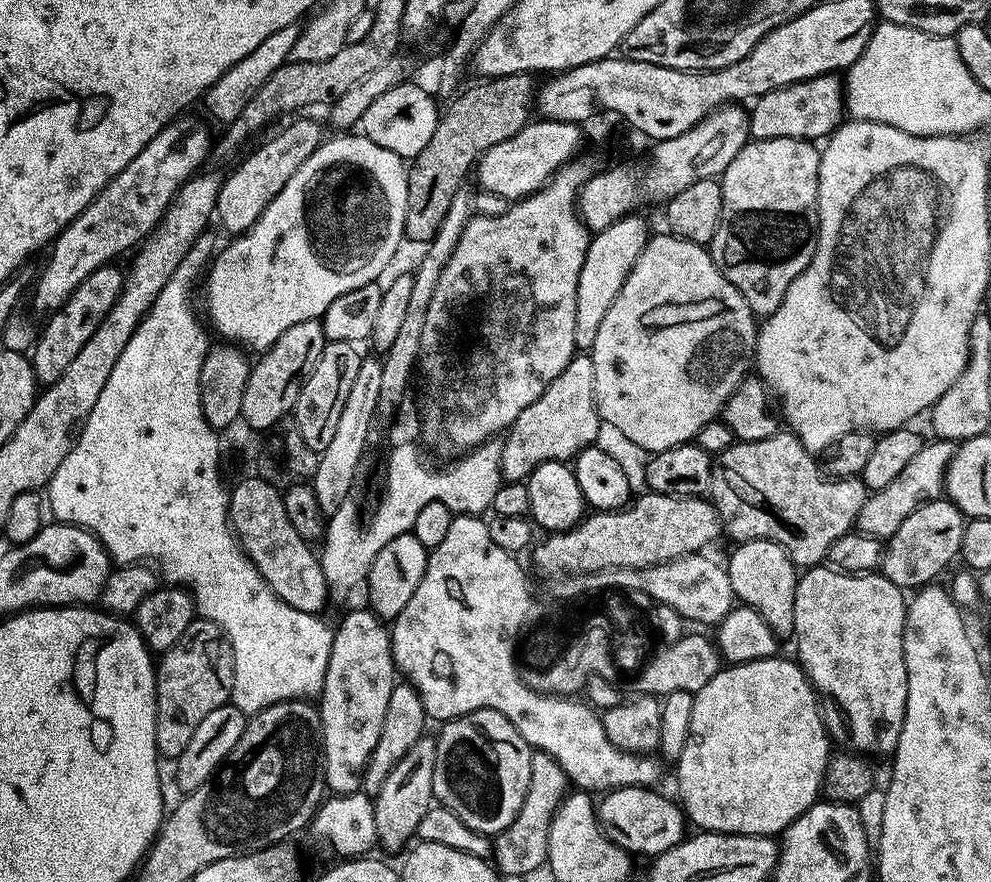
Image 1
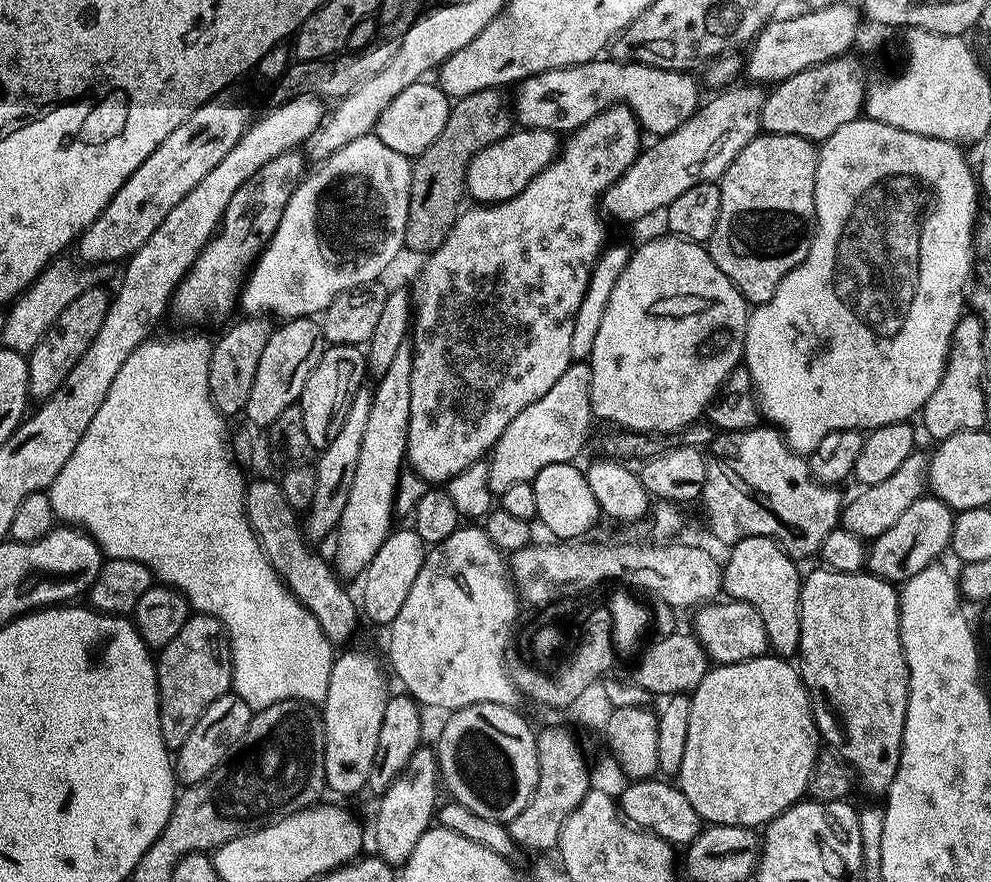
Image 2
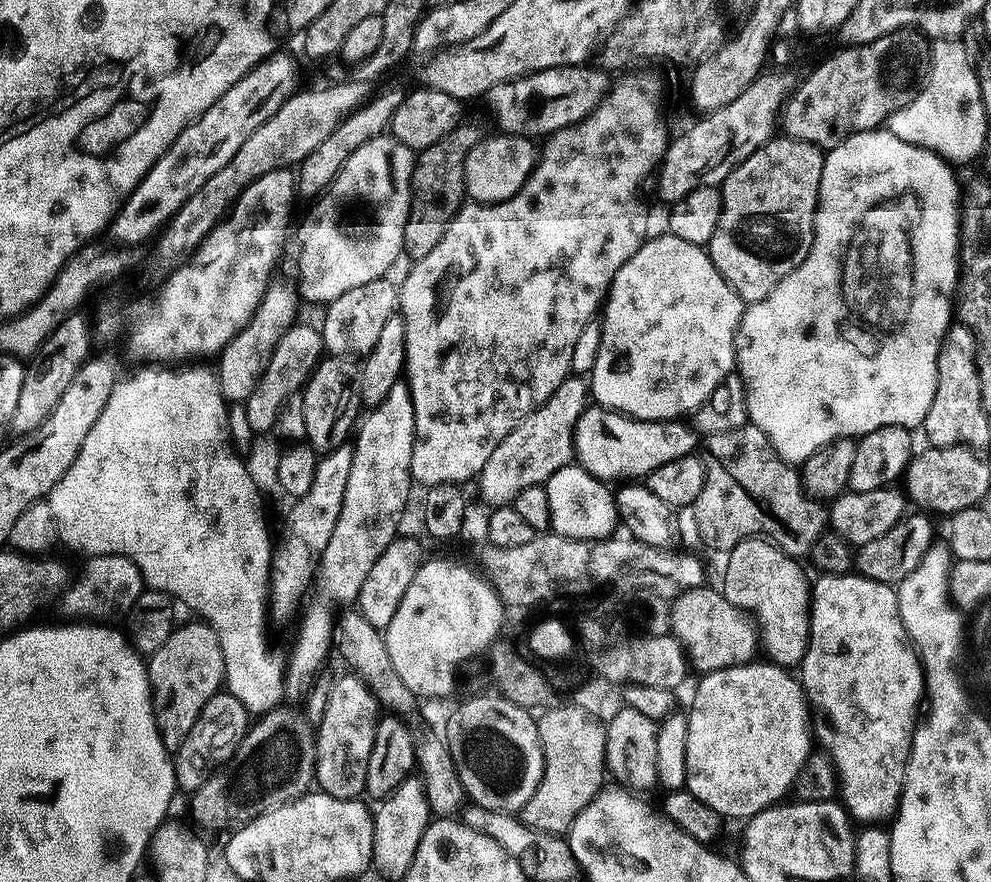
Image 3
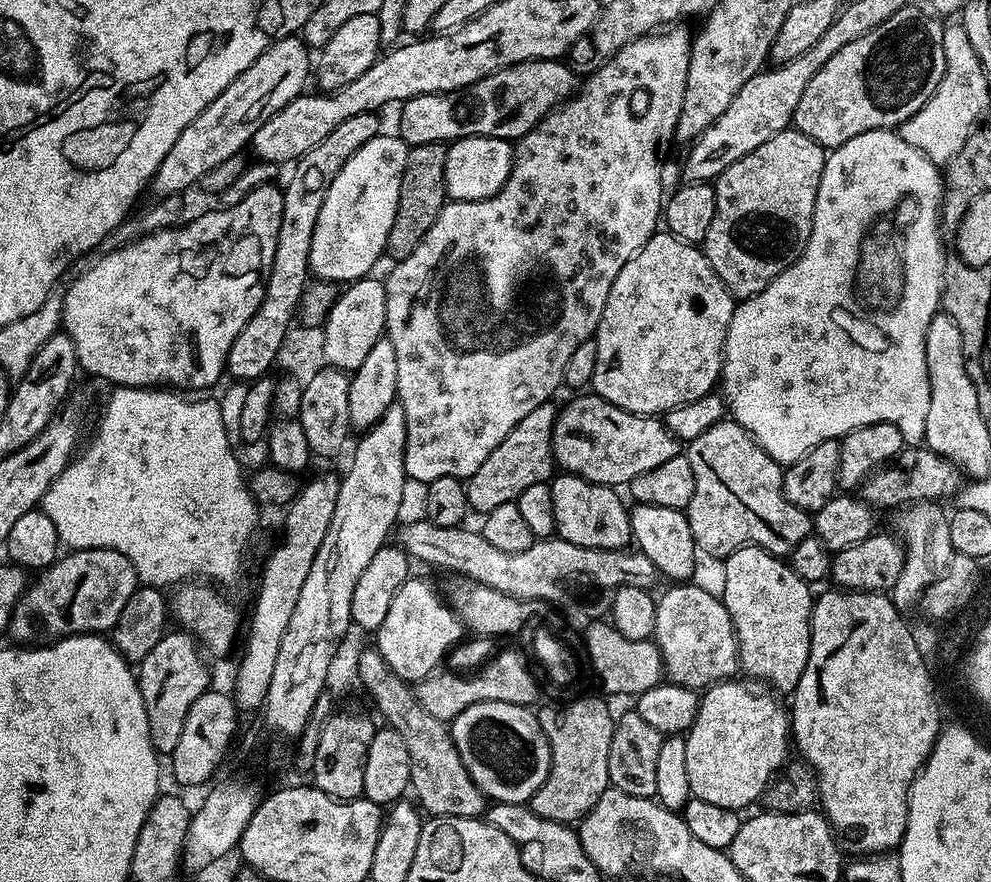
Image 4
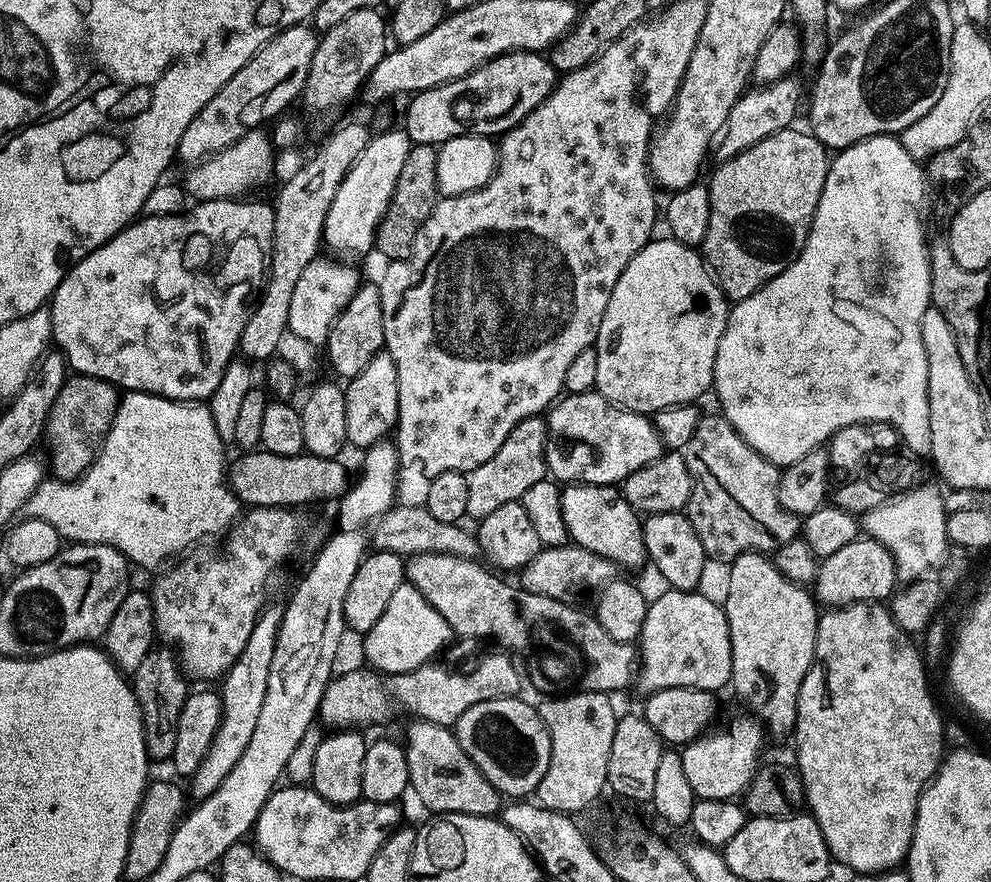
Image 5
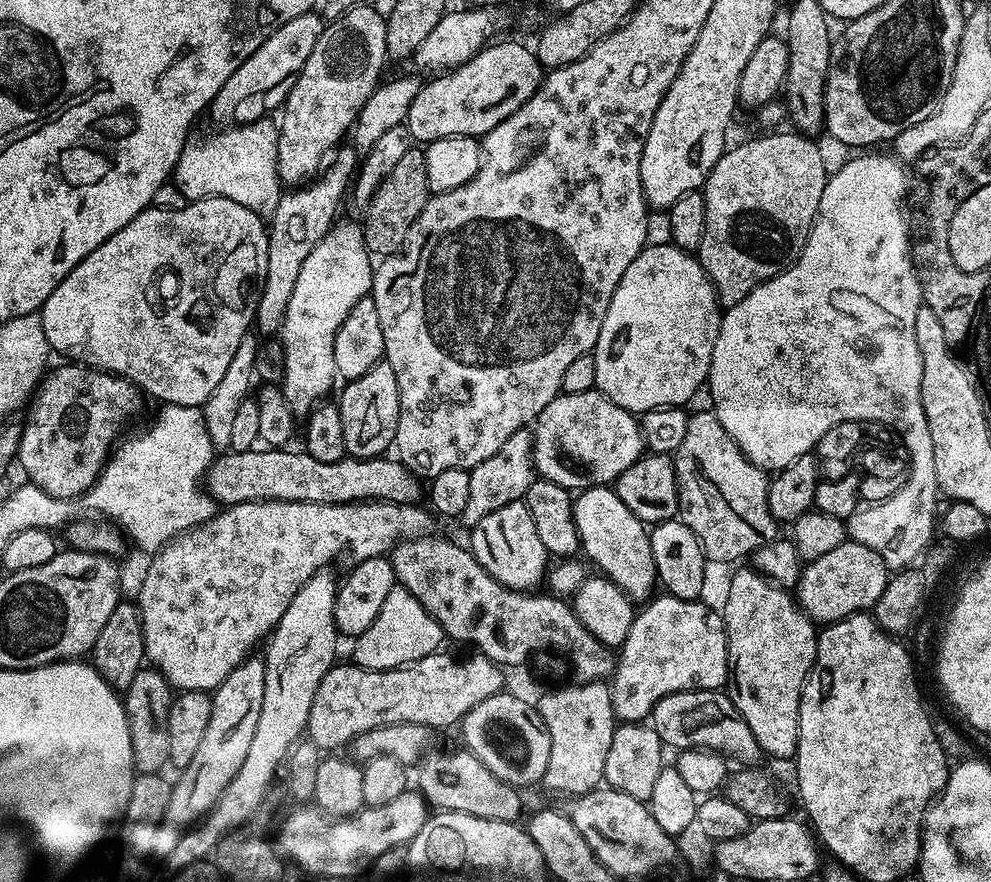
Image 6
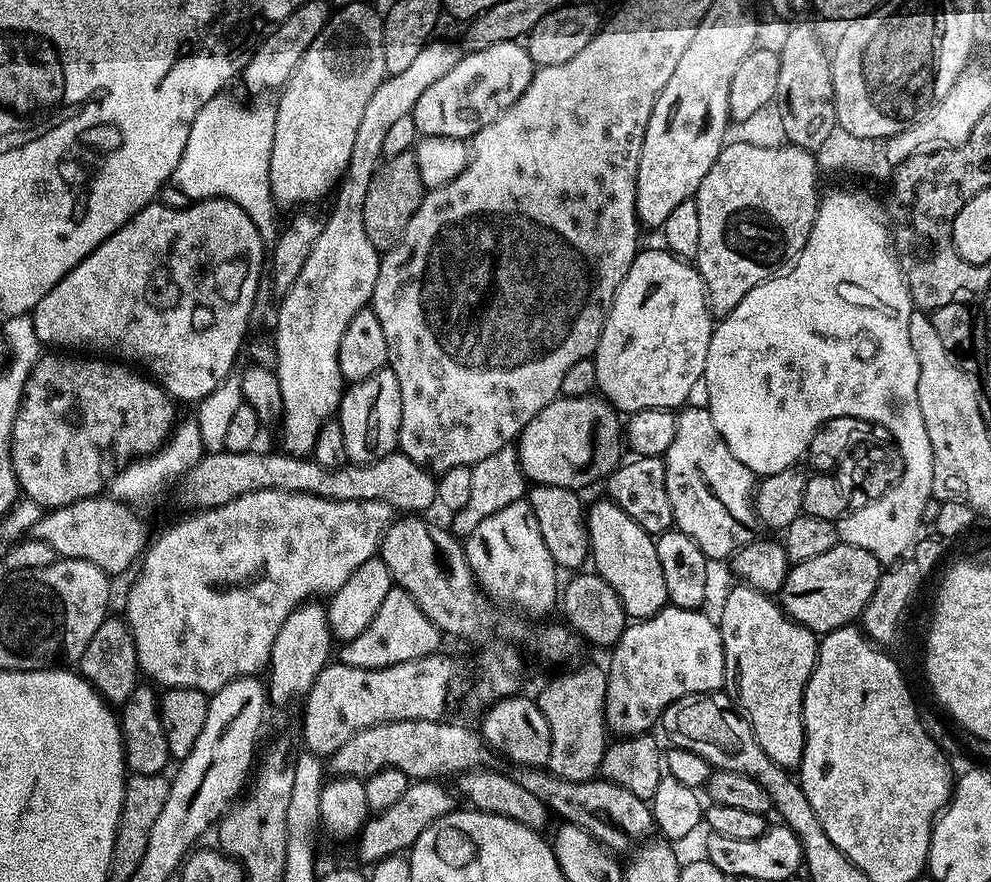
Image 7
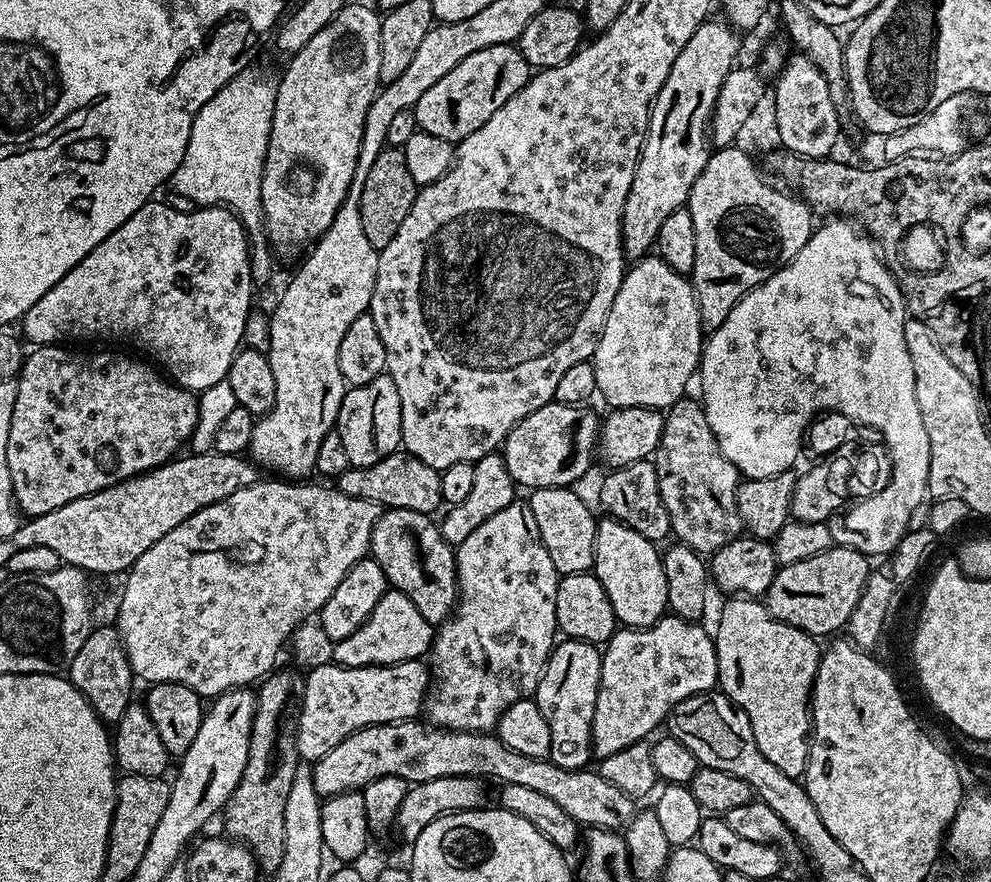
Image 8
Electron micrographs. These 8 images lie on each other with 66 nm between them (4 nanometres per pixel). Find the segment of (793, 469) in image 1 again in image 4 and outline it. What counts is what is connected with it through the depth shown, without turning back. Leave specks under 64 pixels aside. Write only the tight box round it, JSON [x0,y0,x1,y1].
[686,418,814,558]

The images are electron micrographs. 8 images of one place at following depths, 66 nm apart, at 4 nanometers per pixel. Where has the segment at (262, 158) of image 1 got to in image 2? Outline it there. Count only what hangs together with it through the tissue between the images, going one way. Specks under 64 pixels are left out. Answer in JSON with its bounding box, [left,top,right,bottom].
[174,150,306,324]

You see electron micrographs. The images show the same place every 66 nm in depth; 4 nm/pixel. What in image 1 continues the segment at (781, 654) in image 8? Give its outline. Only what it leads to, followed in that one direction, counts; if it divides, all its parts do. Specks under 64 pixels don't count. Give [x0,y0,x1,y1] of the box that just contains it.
[726,540,798,637]

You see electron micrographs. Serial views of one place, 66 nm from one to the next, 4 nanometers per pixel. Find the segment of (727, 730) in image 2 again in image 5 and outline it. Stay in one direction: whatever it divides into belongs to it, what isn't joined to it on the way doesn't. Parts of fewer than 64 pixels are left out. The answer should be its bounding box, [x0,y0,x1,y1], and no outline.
[680,714,765,800]

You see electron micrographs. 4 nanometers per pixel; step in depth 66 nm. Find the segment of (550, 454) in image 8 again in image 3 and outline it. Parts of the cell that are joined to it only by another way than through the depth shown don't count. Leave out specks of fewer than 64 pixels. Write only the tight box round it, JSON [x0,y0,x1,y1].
[572,407,697,482]

